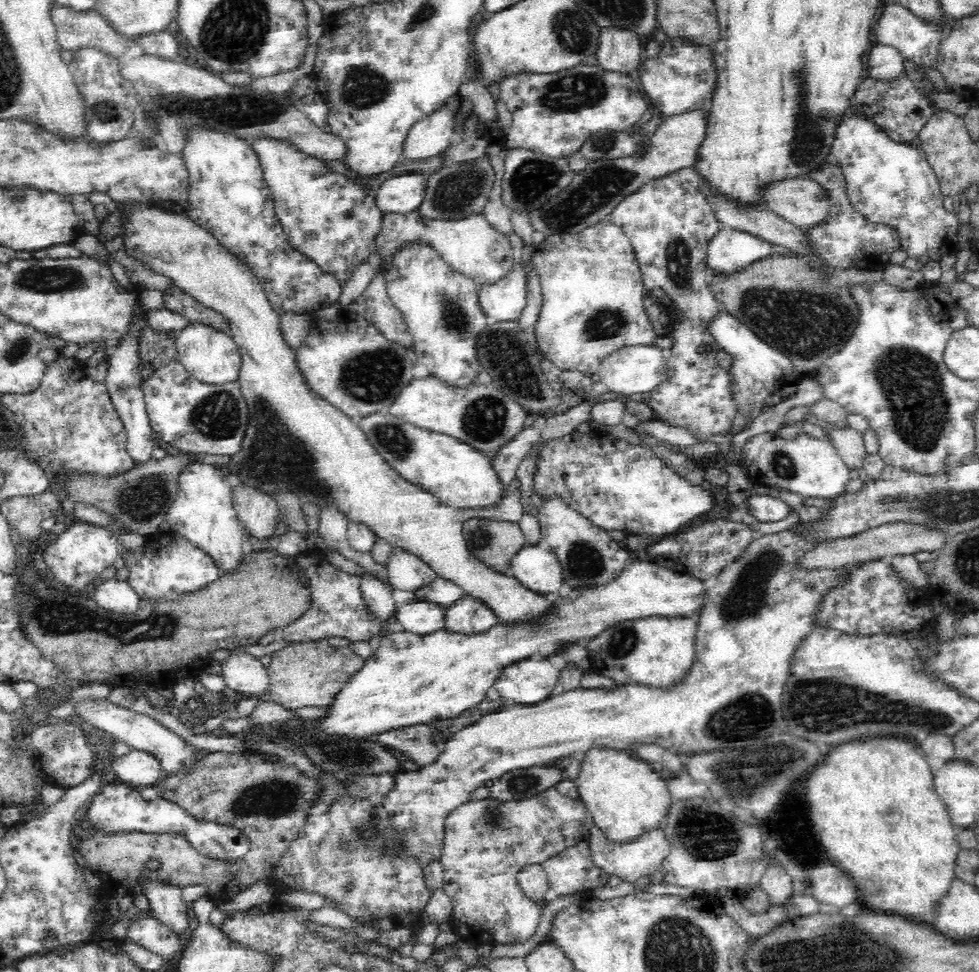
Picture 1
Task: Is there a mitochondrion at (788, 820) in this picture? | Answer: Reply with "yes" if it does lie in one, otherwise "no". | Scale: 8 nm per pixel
no

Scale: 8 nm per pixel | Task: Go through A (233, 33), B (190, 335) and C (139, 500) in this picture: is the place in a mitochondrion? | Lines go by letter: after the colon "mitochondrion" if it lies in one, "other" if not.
A: mitochondrion
B: other
C: mitochondrion

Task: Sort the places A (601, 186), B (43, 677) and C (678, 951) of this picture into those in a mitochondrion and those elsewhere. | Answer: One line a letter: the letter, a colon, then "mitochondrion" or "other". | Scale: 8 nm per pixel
A: mitochondrion
B: other
C: mitochondrion

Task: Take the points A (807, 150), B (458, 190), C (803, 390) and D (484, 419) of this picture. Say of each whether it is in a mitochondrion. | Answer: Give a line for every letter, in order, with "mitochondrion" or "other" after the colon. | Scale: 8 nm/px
A: mitochondrion
B: mitochondrion
C: other
D: mitochondrion

